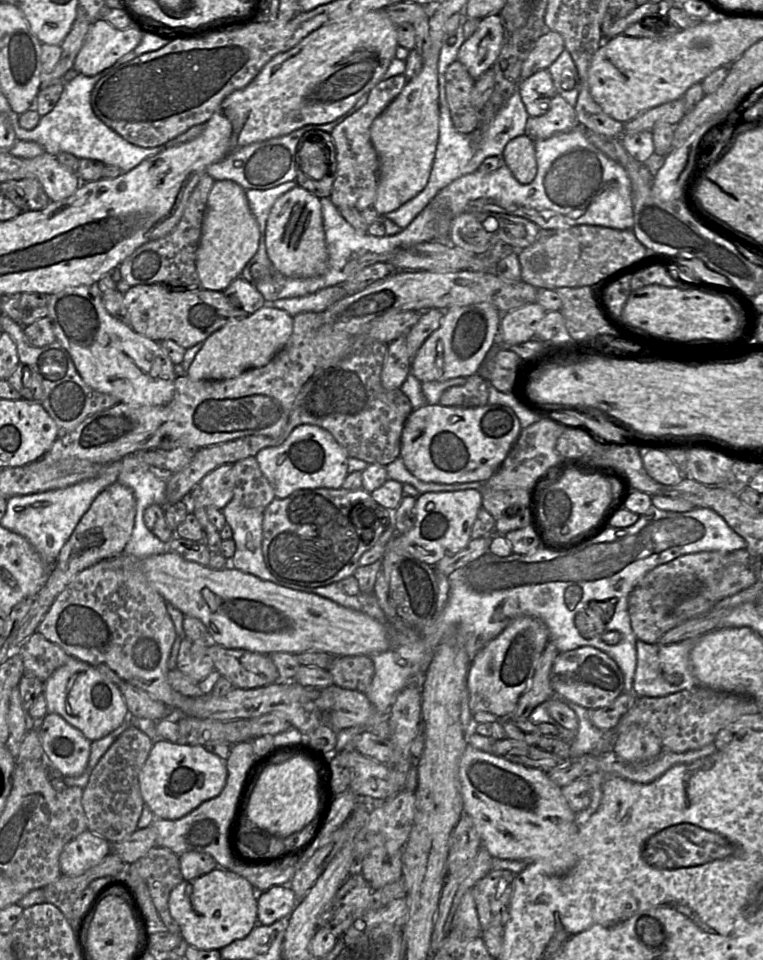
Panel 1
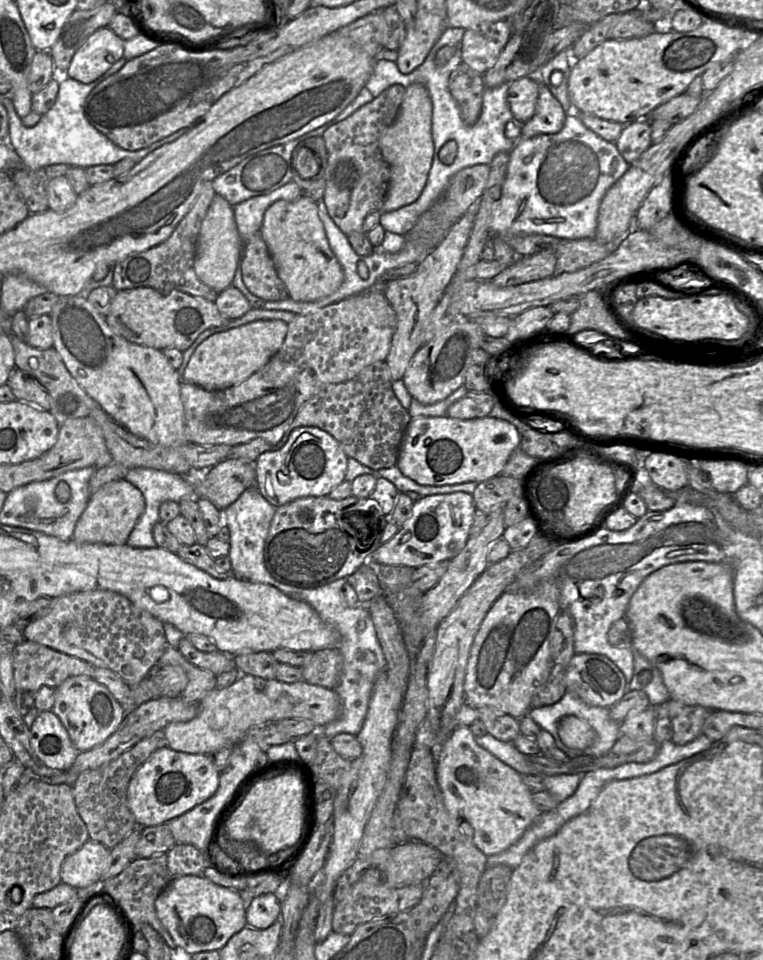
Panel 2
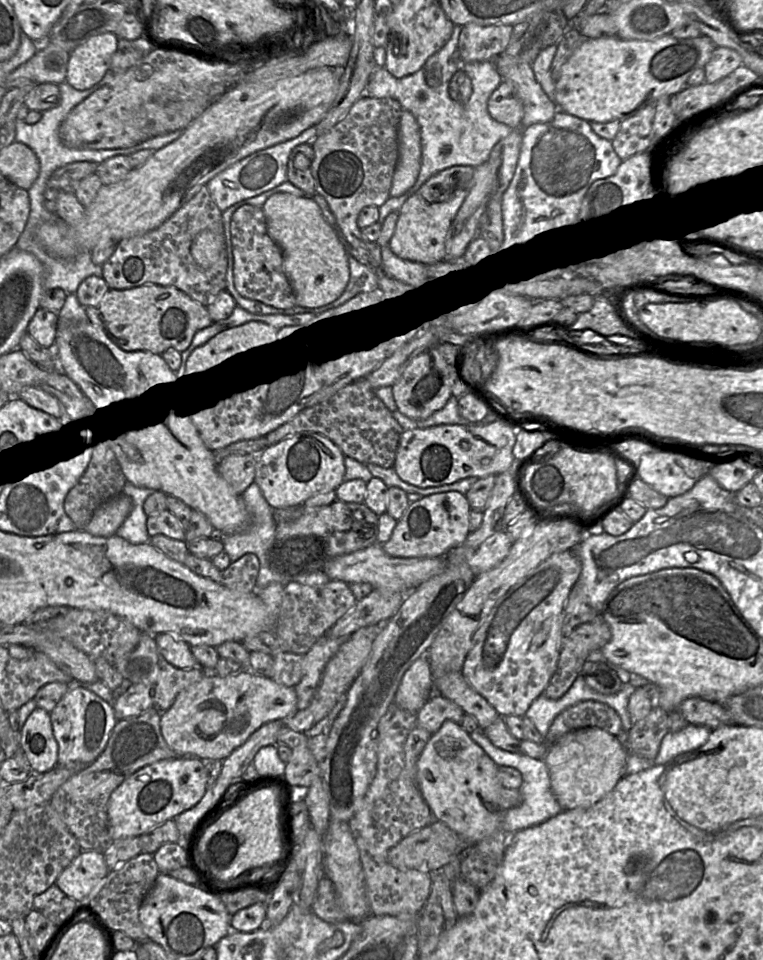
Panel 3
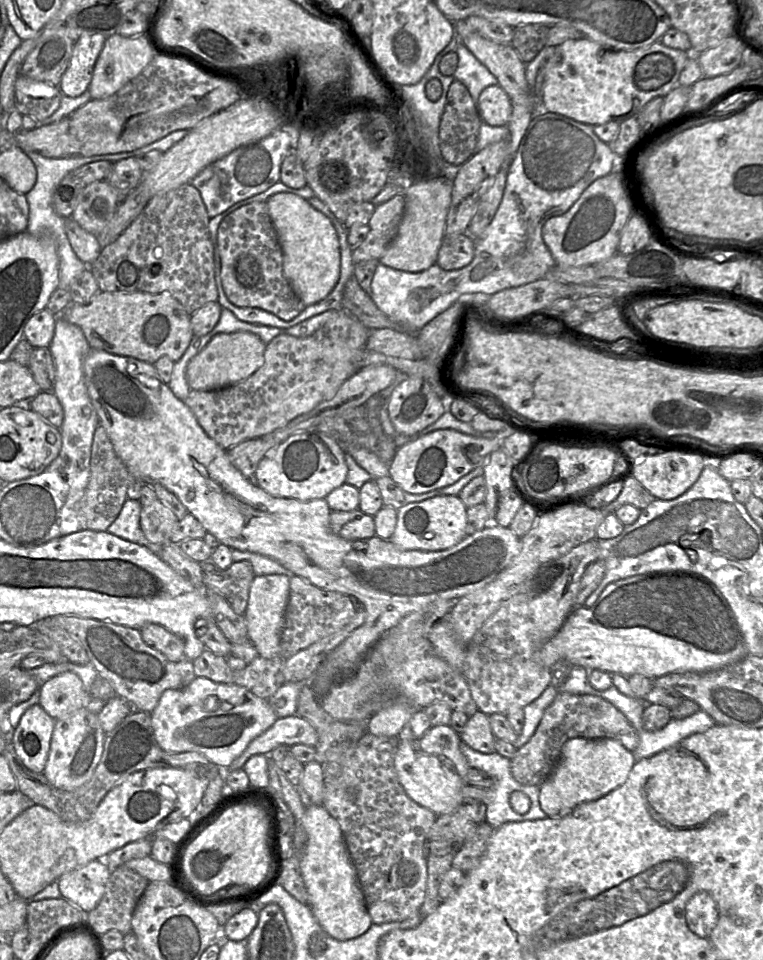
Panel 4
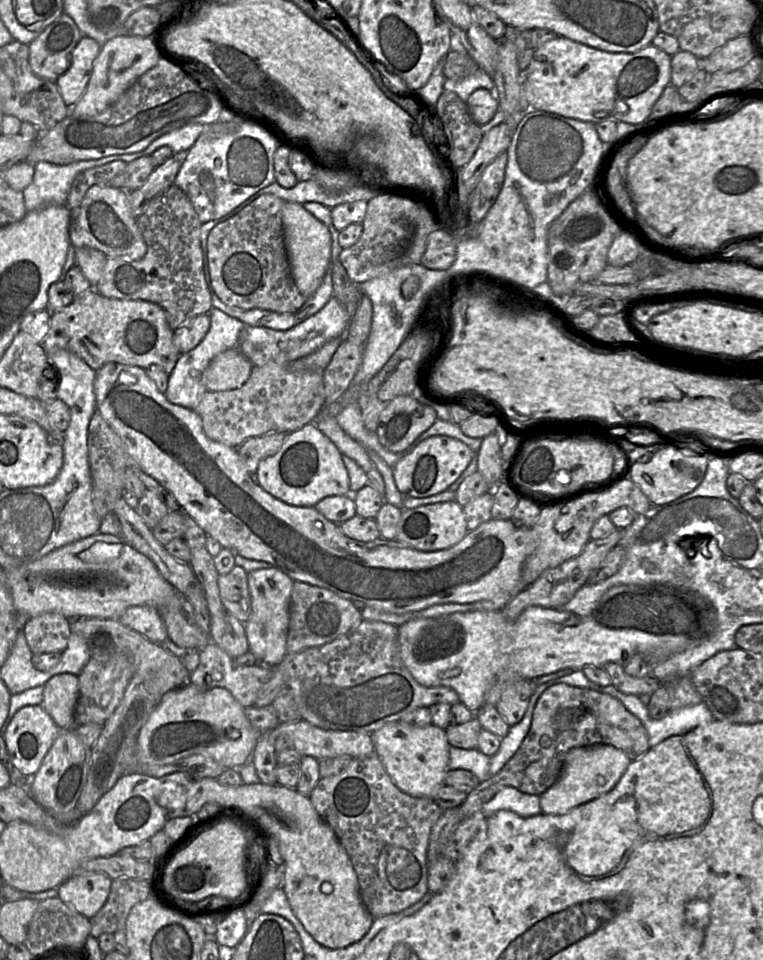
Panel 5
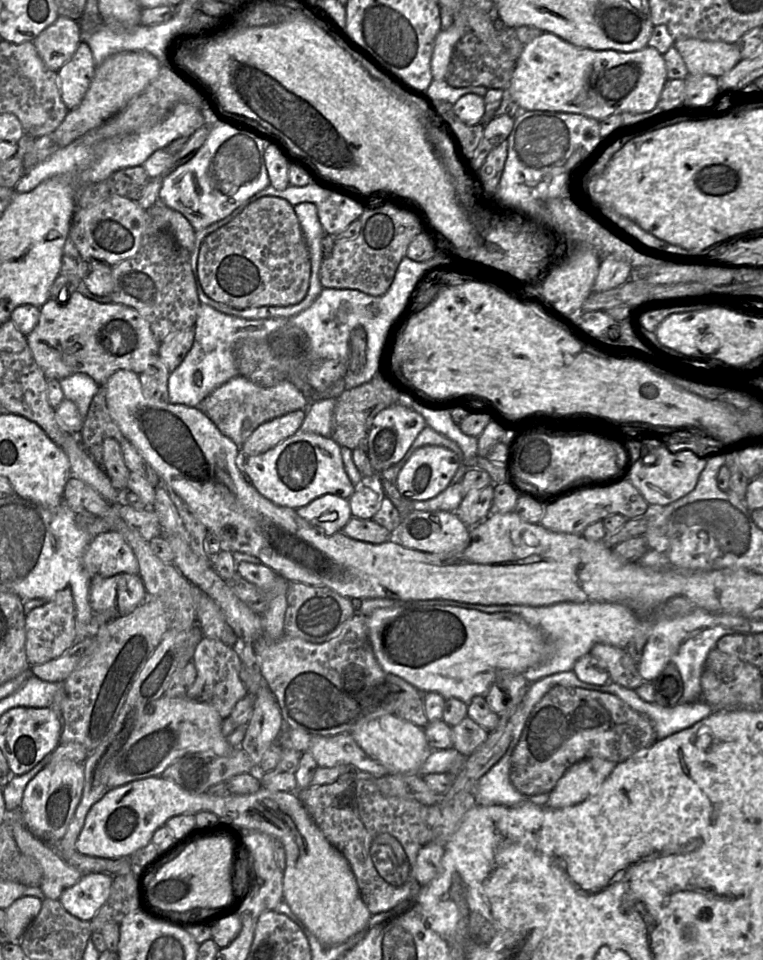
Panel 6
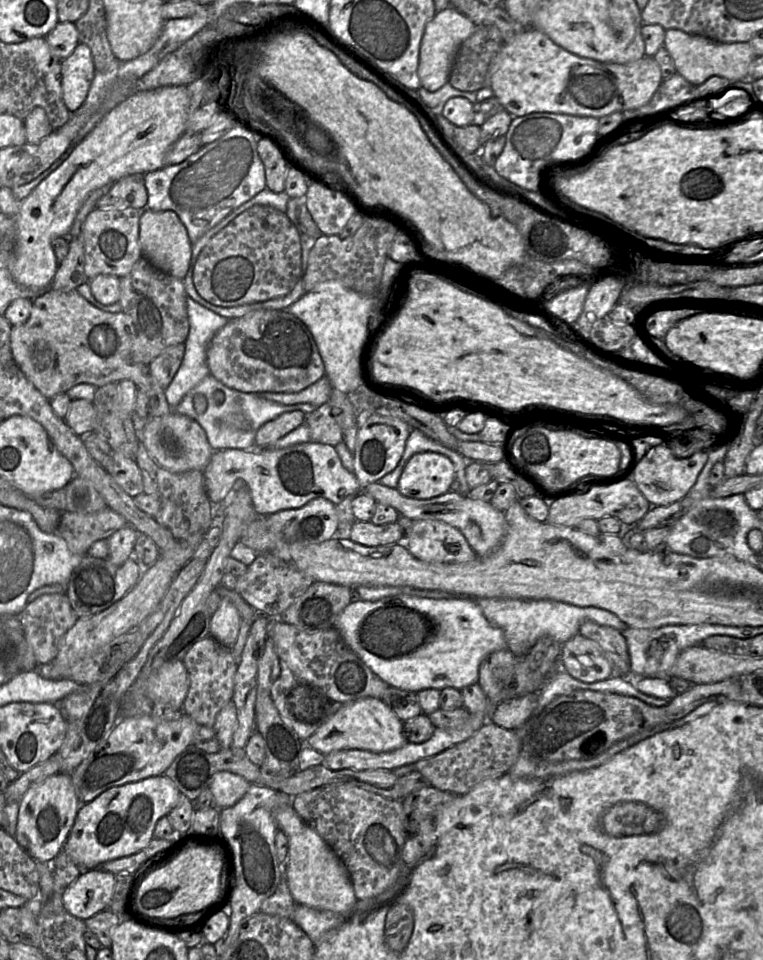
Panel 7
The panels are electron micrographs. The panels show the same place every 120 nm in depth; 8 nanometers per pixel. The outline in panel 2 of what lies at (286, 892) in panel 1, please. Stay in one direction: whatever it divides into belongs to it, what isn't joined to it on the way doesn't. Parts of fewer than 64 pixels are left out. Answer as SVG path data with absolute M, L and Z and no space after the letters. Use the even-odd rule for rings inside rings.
M275 893L262 894L246 901L246 925L264 930L280 917L282 902Z

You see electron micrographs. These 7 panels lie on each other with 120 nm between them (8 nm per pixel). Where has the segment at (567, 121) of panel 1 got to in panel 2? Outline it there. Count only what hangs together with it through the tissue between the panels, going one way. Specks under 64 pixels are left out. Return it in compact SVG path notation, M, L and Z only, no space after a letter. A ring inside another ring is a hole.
M539 83L534 115L521 127L523 138L559 132L565 122L566 112L560 102L544 84Z

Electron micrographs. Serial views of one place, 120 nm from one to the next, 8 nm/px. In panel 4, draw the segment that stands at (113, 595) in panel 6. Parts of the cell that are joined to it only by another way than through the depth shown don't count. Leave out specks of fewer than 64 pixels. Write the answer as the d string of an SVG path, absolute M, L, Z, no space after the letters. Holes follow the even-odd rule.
M148 623L139 629L143 640L161 652L168 660L178 662L187 659L183 640L161 625Z

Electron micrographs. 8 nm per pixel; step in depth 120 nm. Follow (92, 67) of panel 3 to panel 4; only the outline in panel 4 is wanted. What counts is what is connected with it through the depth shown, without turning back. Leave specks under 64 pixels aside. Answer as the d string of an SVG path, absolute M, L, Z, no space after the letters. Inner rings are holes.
M83 34L78 38L68 68L59 83L62 95L78 97L88 89L107 38L102 34Z

